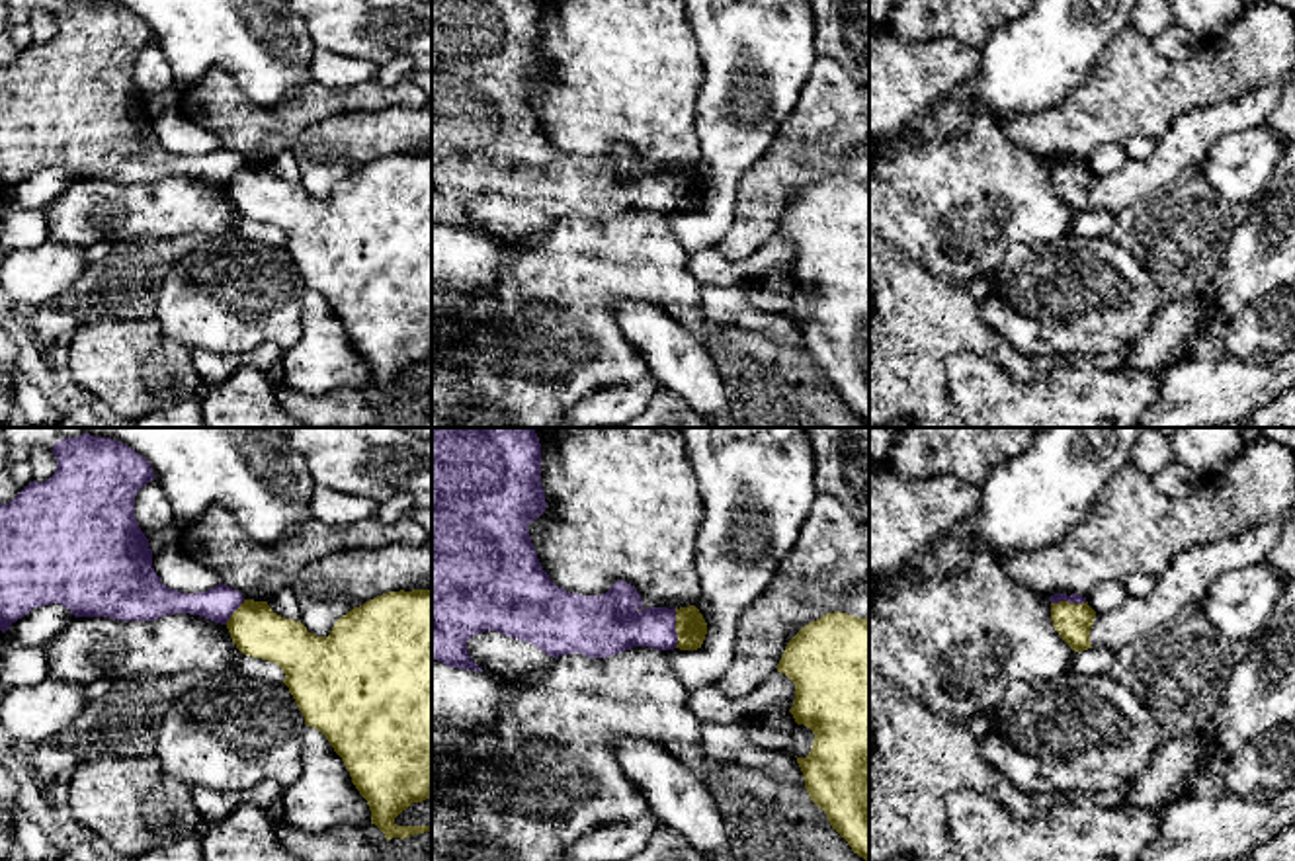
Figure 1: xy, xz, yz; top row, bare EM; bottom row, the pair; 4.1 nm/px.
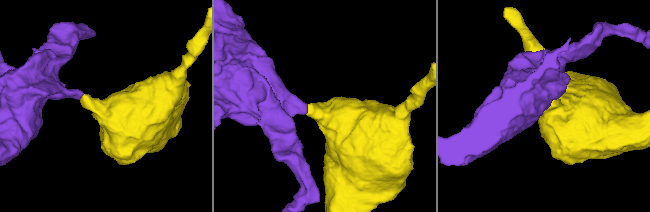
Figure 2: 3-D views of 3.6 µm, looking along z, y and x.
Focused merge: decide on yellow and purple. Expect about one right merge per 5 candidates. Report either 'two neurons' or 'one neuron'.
two neurons

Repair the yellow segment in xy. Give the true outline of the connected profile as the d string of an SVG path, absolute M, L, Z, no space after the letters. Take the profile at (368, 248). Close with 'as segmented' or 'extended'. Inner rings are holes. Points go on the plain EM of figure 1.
M432 152L389 154L342 178L328 199L316 199L301 184L272 174L268 164L244 162L227 184L236 211L277 226L305 287L326 299L367 363L371 387L389 402L430 394L430 389L397 389L395 381L412 365L432 359Z; as segmented

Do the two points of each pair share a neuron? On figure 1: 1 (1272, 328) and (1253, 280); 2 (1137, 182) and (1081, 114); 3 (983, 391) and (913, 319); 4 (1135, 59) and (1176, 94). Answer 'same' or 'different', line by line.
1: different
2: different
3: different
4: same

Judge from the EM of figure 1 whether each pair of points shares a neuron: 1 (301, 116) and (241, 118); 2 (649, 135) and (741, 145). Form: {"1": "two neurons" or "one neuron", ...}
{"1": "one neuron", "2": "two neurons"}

